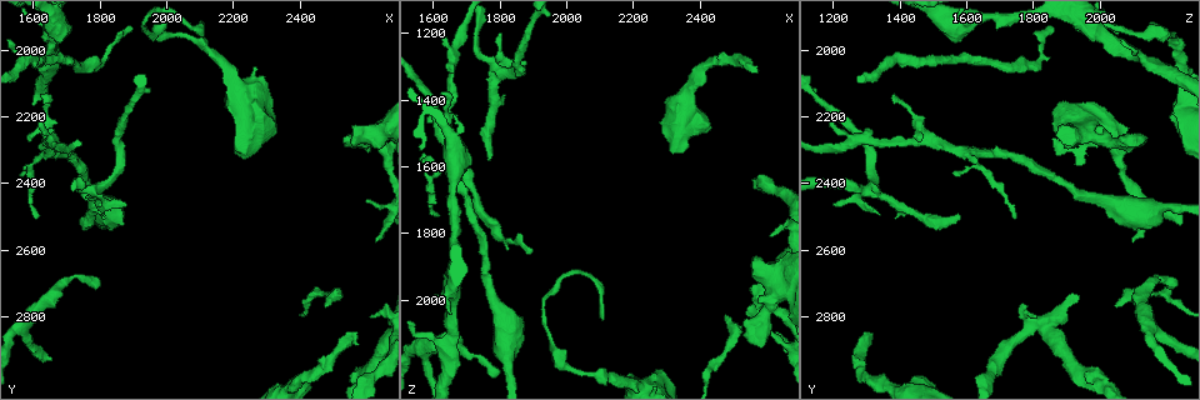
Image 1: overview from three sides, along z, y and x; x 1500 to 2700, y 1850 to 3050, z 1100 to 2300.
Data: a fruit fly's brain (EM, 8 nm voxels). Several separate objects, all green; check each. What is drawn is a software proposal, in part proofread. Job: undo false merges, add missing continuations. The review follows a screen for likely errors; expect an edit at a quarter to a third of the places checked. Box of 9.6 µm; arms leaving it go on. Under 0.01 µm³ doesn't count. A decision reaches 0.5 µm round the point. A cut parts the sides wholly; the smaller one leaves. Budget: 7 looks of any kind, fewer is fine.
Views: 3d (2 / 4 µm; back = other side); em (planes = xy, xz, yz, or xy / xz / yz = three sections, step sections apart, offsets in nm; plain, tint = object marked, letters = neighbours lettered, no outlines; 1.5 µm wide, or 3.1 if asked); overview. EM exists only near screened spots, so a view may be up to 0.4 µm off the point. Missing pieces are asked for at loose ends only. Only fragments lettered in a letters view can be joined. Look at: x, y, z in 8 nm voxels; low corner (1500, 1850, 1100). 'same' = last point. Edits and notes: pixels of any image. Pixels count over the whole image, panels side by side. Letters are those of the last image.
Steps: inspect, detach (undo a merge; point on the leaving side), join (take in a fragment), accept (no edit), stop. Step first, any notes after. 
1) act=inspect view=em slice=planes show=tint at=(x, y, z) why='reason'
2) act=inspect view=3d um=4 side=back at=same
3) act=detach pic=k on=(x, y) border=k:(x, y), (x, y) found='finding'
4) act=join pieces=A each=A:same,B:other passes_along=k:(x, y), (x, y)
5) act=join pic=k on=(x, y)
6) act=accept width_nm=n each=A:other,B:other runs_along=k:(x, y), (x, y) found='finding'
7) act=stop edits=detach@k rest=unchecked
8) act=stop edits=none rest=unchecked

act=inspect view=em slice=xz step=8 show=letters at=(1890, 1950, 1860) why='free end'

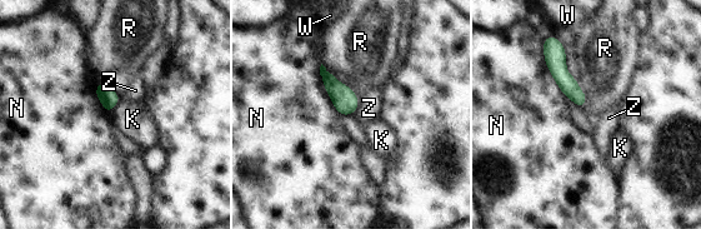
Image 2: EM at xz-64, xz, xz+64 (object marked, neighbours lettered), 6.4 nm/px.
act=accept each=K:other,N:other,R:other,W:other,Z:other runs_along=2:(552, 46), (559, 73), (581, 103) found='no lettered fragment goes on from it'

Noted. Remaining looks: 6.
act=inspect view=em slice=planes show=letters at=(1630, 2130, 1380) why='thin end'

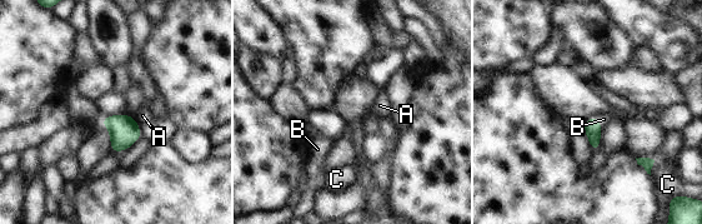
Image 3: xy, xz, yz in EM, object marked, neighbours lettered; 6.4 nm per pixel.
act=join pieces=B each=A:other,B:same,C:other passes_along=3:(592, 128), (598, 123), (603, 119) found='it goes on there'

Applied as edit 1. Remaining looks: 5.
act=inspect view=em slice=planes show=letters at=(1770, 2510, 1590) why='branch stops here'

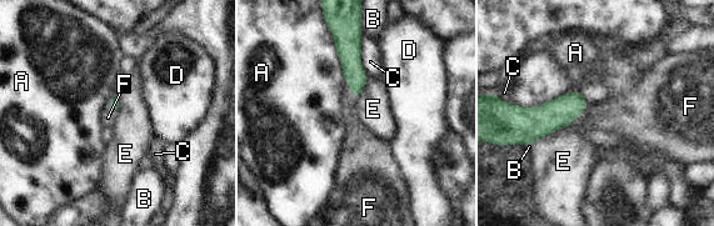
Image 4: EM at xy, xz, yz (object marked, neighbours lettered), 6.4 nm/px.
act=join pieces=F each=A:other,B:other,C:other,D:other,E:other,F:same found='the cell continues'

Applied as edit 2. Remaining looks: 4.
act=stop edits=join@3,join@4 rest=unchecked

